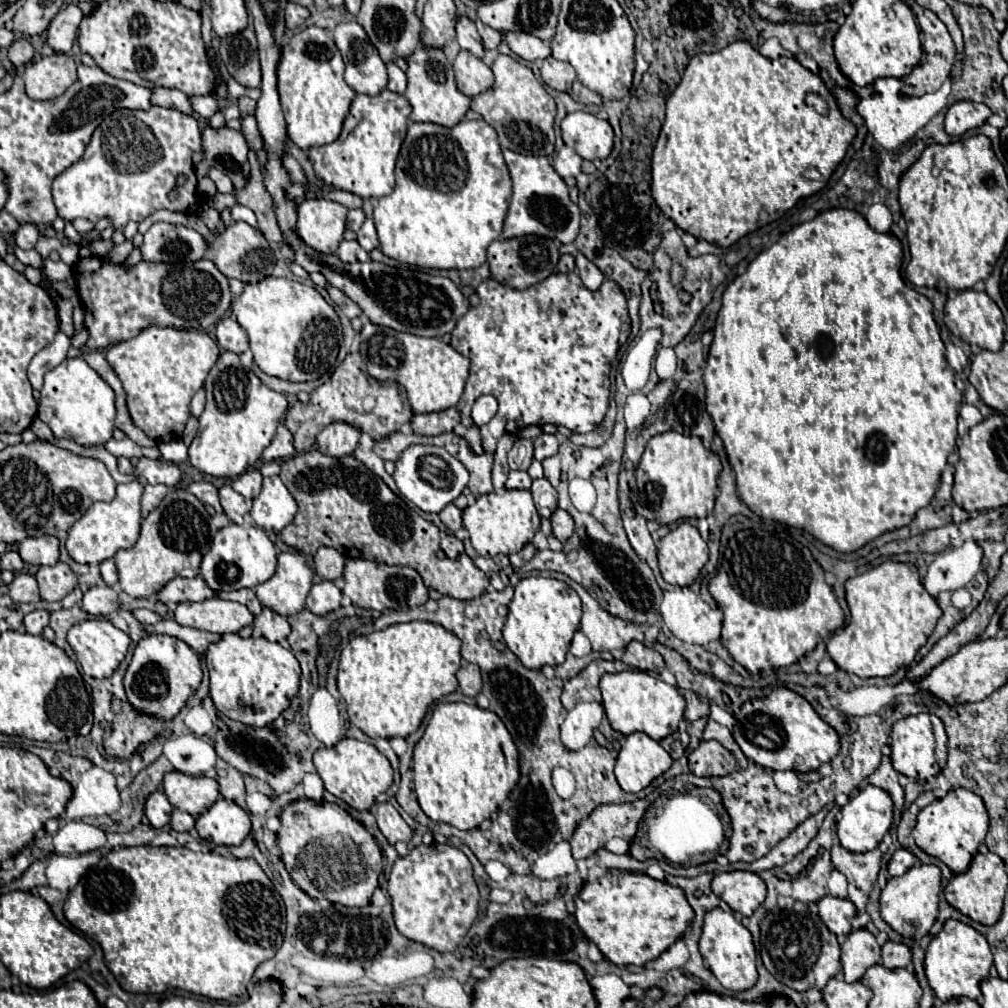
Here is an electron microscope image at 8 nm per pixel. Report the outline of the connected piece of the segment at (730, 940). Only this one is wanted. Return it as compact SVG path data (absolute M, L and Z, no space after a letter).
M717 906L717 910L709 910L709 914L705 914L703 934L699 940L699 952L707 960L711 972L717 976L717 980L725 988L733 992L741 992L751 988L757 982L757 968L755 968L757 952L753 946L753 938L749 930L741 922L735 920L731 912L725 912L723 908Z

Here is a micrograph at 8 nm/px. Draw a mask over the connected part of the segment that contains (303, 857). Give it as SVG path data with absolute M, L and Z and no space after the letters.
M309 798L297 800L279 814L281 828L277 842L283 852L283 862L293 882L311 898L325 896L343 906L367 906L379 884L383 868L383 852L365 830L365 826L349 816L337 804L317 804Z

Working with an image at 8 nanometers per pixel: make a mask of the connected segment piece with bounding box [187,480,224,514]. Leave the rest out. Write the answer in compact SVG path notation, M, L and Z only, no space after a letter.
M201 480L201 482L191 482L187 488L189 488L189 492L195 494L201 502L211 504L217 513L224 514L219 496L217 496L217 488L215 488L211 482L205 482L205 480Z

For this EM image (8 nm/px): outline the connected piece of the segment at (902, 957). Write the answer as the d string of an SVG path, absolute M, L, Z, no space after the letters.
M887 940L881 950L883 950L883 966L887 968L905 968L911 962L911 950L901 942Z

